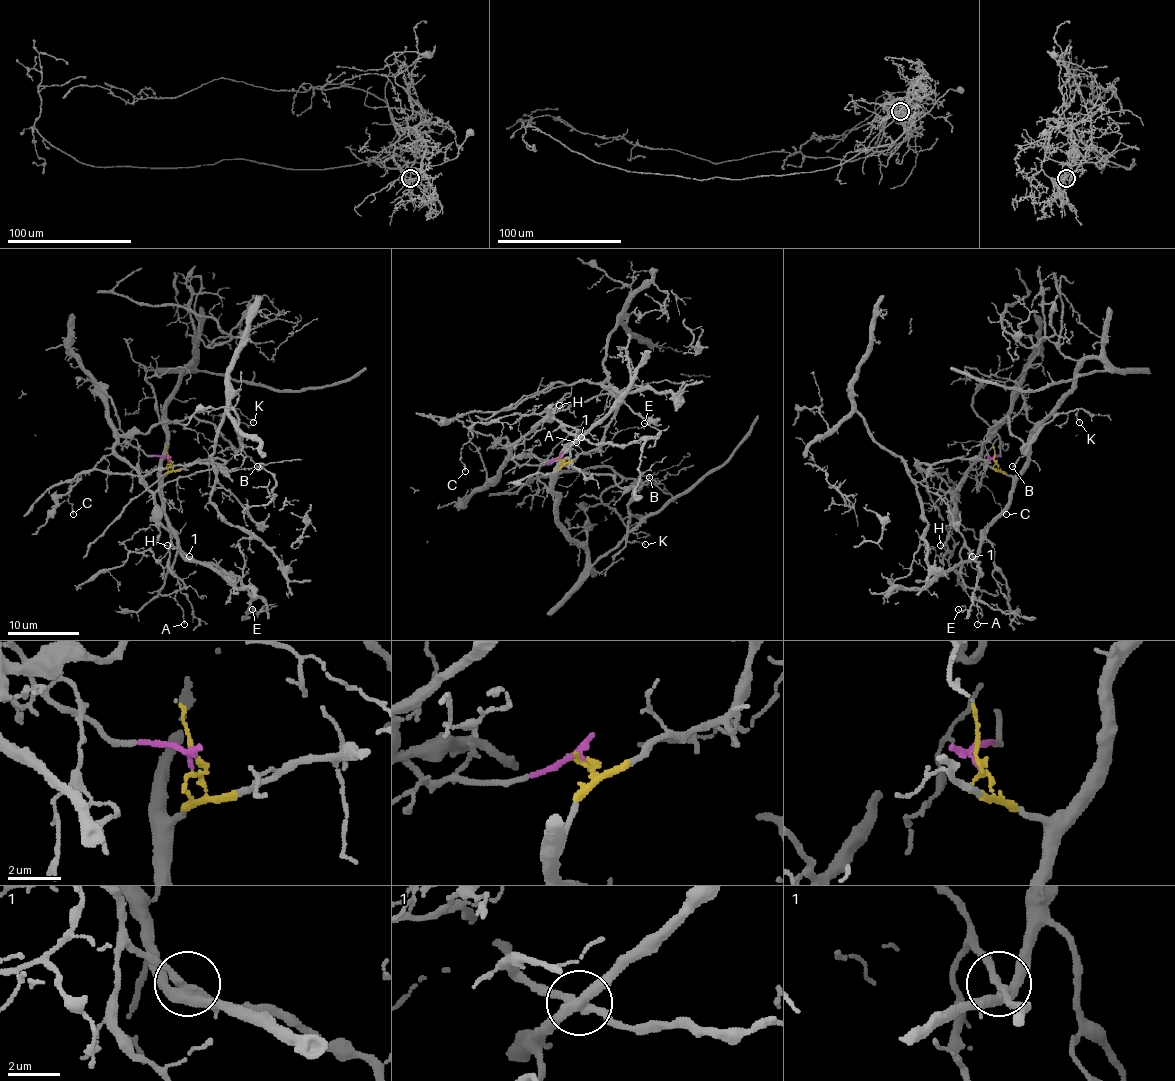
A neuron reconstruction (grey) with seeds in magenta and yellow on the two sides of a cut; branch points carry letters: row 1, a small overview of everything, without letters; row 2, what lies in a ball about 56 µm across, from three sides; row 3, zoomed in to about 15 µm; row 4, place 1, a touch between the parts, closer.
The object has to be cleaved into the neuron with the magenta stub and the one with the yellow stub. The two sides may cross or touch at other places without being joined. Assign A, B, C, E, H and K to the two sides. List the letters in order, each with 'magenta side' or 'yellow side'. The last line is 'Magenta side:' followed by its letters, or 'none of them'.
A: magenta side
B: magenta side
C: magenta side
E: magenta side
H: magenta side
K: magenta side
Magenta side: A, B, C, E, H, K

